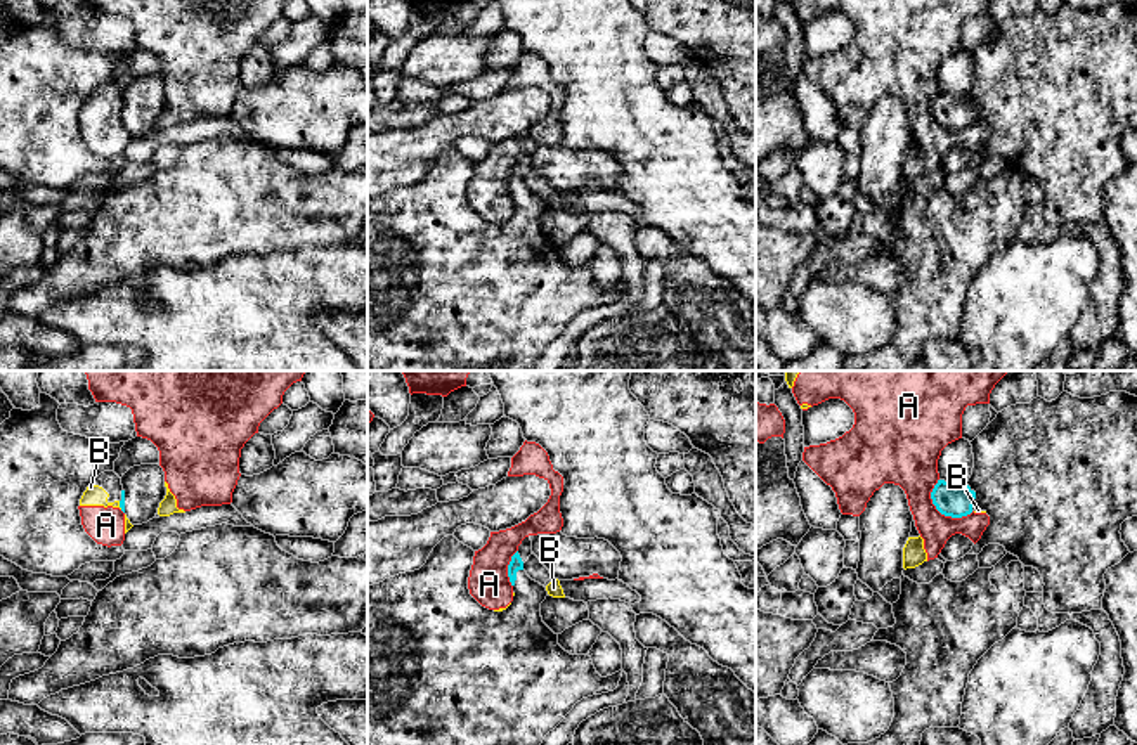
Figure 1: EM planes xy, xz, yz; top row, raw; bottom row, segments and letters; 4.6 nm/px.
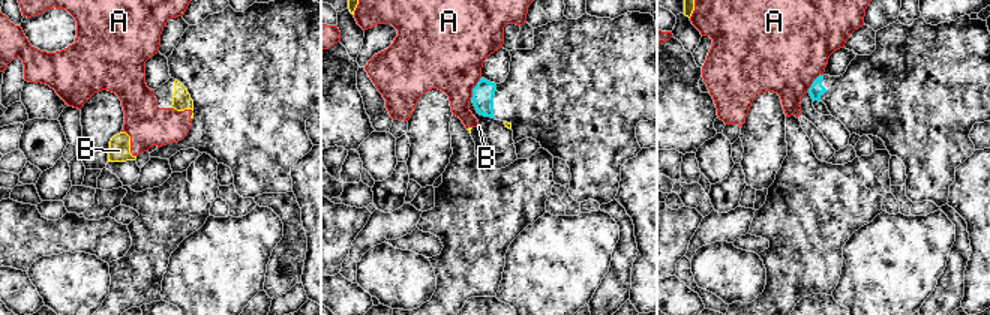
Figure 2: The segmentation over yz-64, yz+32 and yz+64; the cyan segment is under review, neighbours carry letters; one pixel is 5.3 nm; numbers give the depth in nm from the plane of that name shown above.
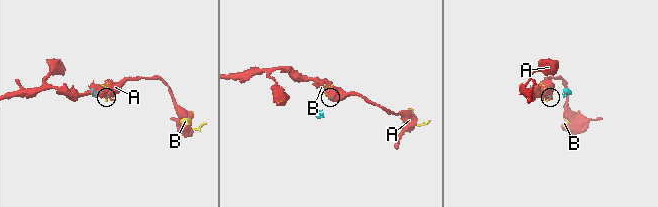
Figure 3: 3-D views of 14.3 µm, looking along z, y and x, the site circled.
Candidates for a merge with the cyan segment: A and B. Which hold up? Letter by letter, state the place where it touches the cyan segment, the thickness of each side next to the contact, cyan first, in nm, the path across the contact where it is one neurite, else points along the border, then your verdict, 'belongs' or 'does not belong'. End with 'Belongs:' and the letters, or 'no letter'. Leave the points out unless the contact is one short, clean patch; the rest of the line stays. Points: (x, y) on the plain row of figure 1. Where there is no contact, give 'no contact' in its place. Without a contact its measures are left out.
A: meets cyan in yz at (942, 125); 150 nm thick on the cyan side, 220 nm on the other; border along yz (936, 92), (931, 115), (942, 125), (966, 129), (973, 123); does not belong
B: meets cyan in xy at (120, 116); 30 nm thick on the cyan side, 100 nm on the other; border along xy (118, 113), (122, 120); does not belong
Belongs: no letter

